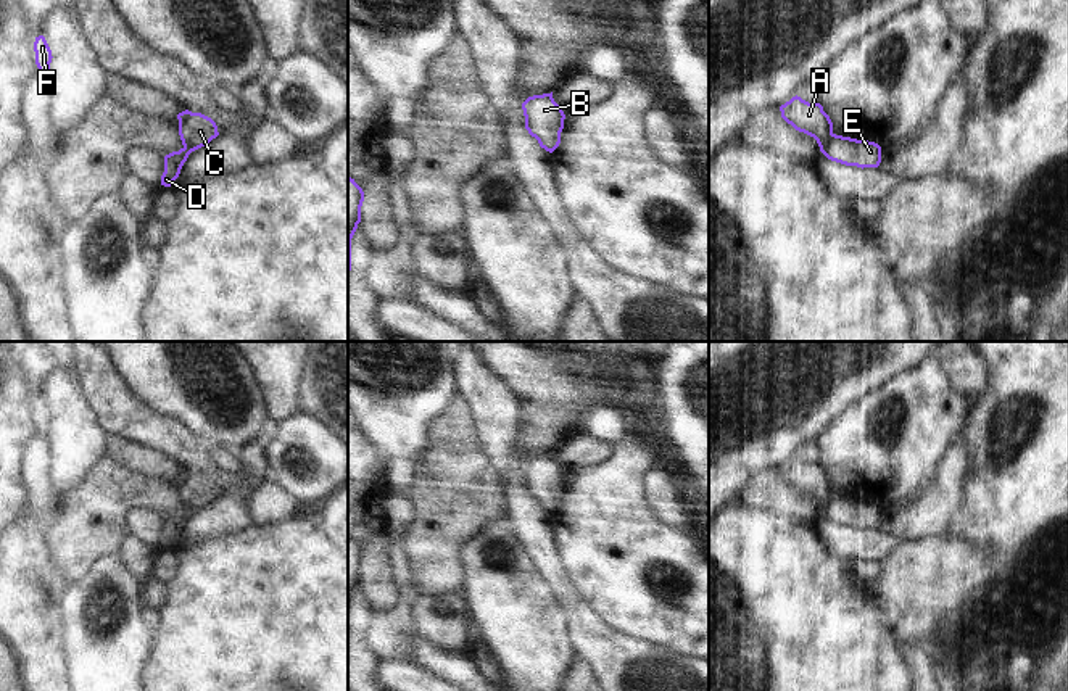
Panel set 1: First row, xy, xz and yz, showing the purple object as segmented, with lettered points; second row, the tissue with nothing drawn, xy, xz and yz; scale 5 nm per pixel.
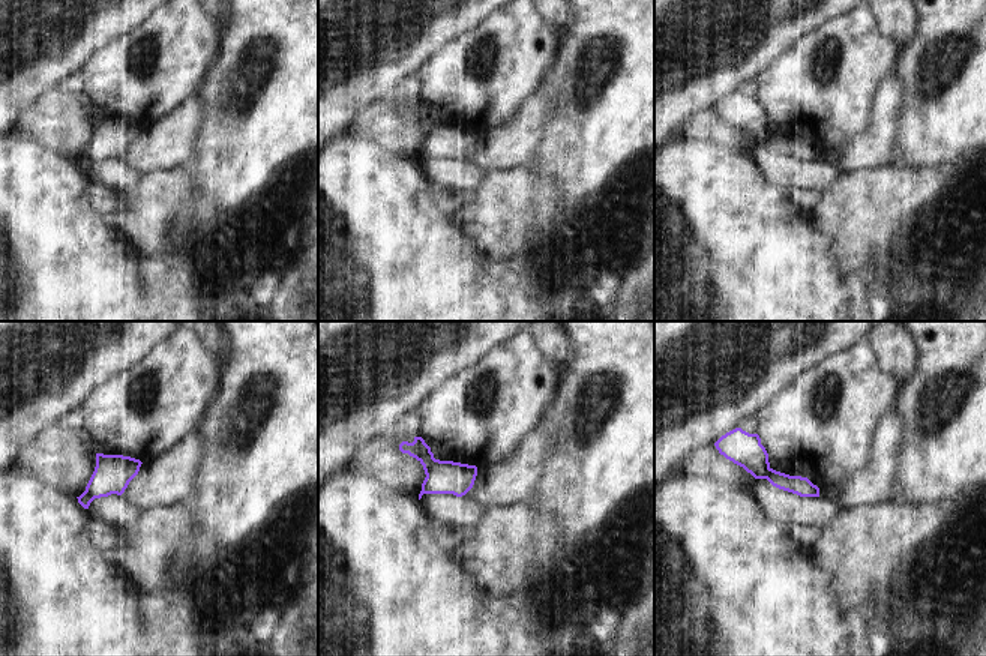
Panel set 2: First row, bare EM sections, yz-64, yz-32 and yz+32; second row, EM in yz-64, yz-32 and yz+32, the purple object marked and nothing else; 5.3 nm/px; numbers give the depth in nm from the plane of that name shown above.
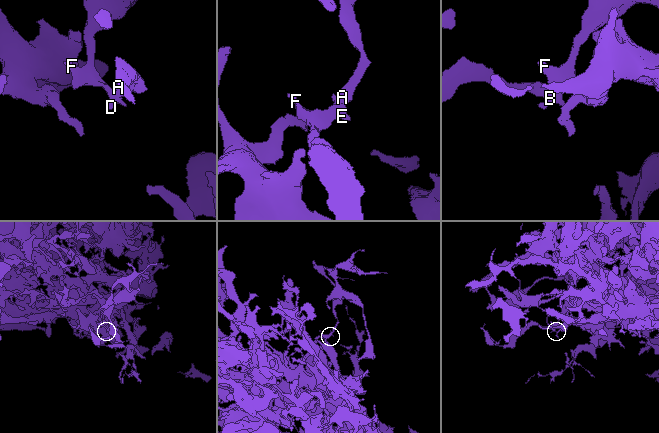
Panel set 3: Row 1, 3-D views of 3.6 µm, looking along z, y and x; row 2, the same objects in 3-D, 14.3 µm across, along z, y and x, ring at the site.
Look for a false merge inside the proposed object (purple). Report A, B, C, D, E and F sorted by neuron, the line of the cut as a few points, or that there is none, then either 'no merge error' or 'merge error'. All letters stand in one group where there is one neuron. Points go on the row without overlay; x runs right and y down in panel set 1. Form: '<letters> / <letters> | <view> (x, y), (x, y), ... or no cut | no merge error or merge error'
A C / B D E F | yz (835, 495), (822, 513) | merge error

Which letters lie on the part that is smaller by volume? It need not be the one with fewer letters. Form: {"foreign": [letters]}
{"foreign": ["A", "C"]}

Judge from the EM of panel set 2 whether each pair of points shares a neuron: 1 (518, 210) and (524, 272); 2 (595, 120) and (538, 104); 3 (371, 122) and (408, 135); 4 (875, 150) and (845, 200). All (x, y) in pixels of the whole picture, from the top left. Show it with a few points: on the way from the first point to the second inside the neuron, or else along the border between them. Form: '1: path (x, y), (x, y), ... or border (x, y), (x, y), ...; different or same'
1: path (518, 225), (518, 257); same
2: border (544, 84), (551, 104), (545, 135), (539, 141); different
3: path (380, 122), (399, 134); same
4: border (890, 165), (842, 173); different

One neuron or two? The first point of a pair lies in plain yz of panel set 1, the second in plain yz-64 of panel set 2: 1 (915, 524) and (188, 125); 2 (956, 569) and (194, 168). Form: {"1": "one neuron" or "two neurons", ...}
{"1": "one neuron", "2": "two neurons"}

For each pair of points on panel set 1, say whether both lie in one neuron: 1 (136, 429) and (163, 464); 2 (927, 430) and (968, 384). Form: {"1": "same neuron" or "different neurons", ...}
{"1": "different neurons", "2": "different neurons"}

